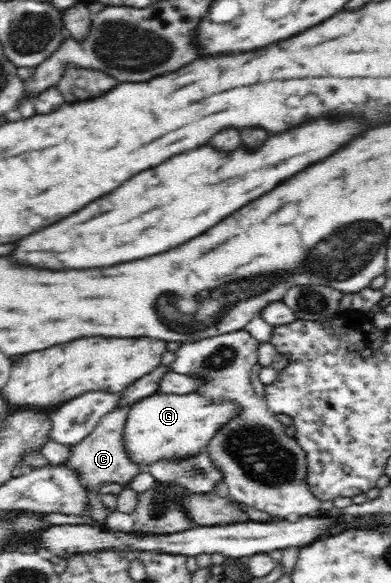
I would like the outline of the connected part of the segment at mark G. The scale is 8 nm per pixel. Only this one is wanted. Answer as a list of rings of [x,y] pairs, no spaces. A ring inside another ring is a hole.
[[[195,393],[162,394],[145,398],[130,407],[123,429],[124,449],[129,461],[143,470],[156,463],[183,461],[206,452],[212,436],[239,409],[231,403],[211,403]]]

